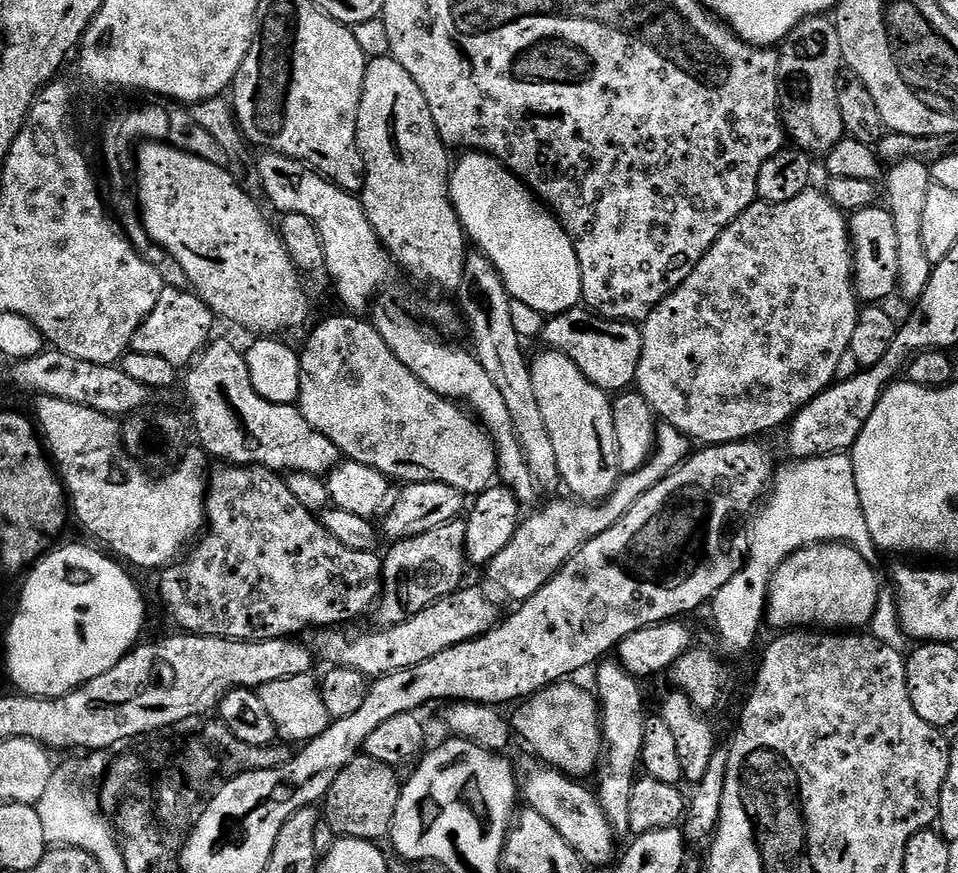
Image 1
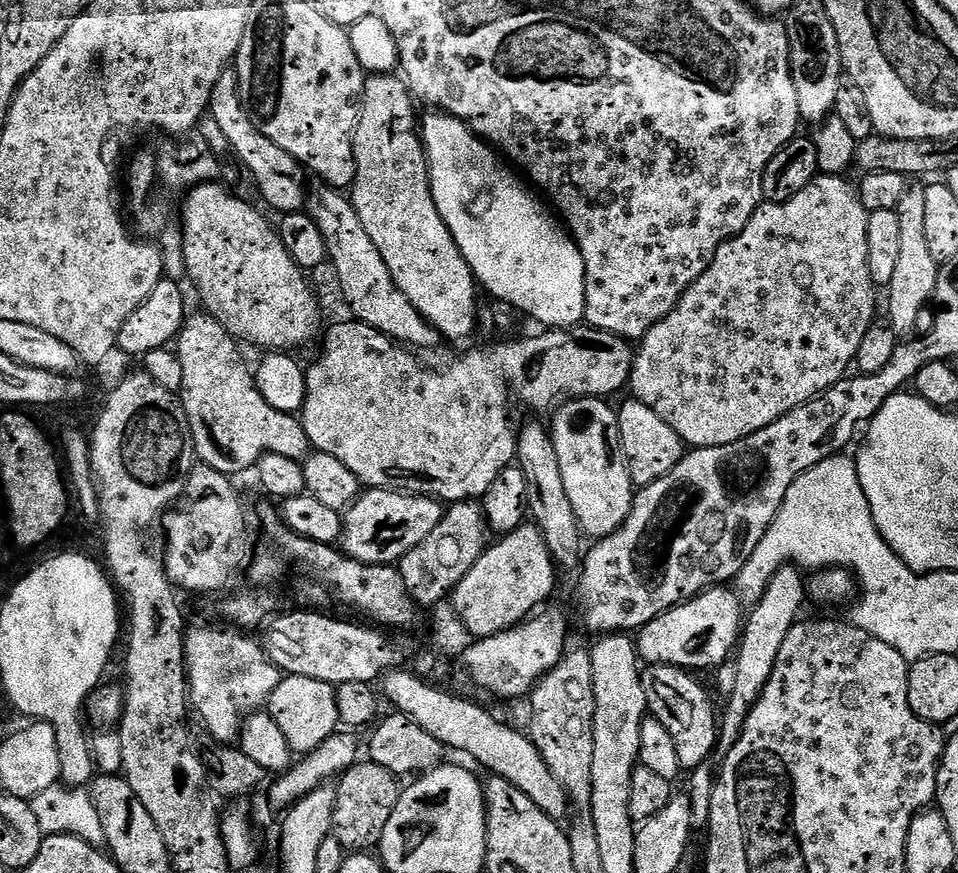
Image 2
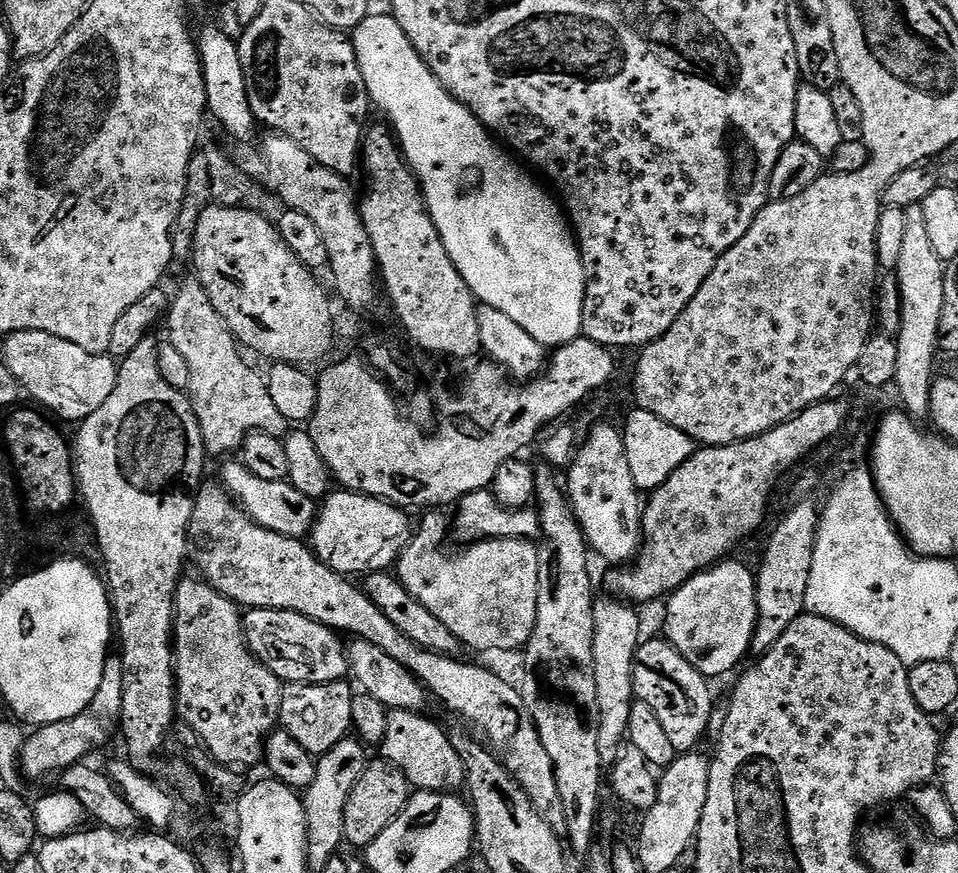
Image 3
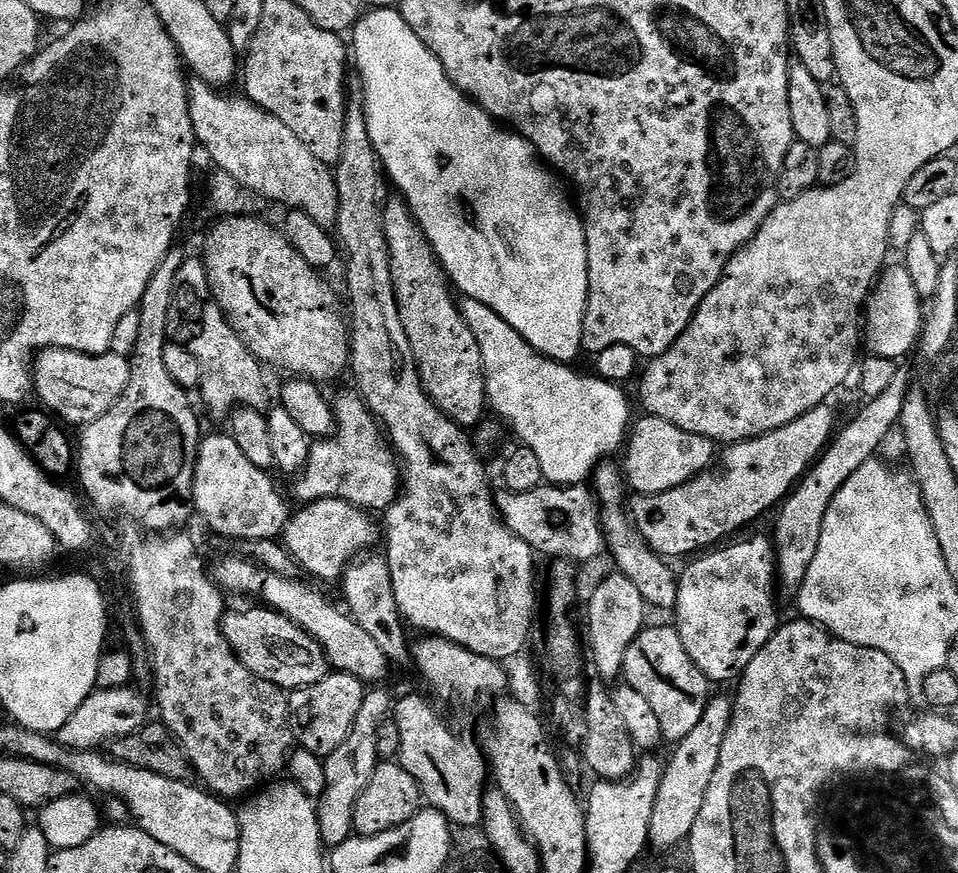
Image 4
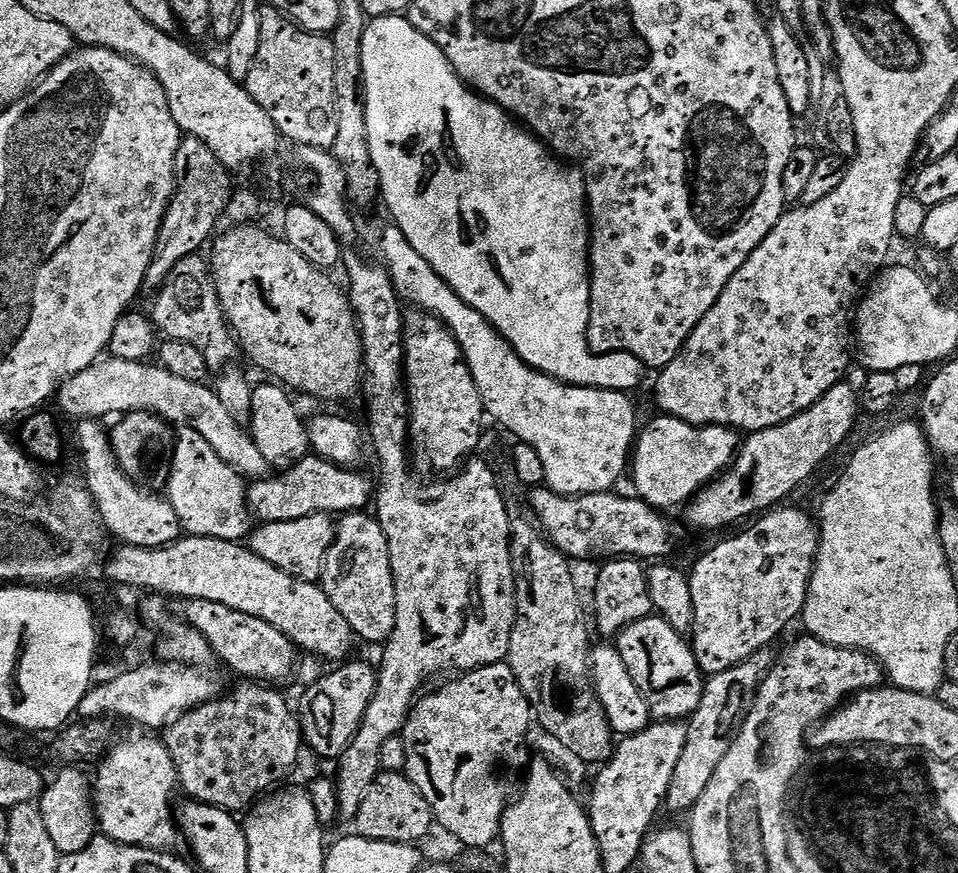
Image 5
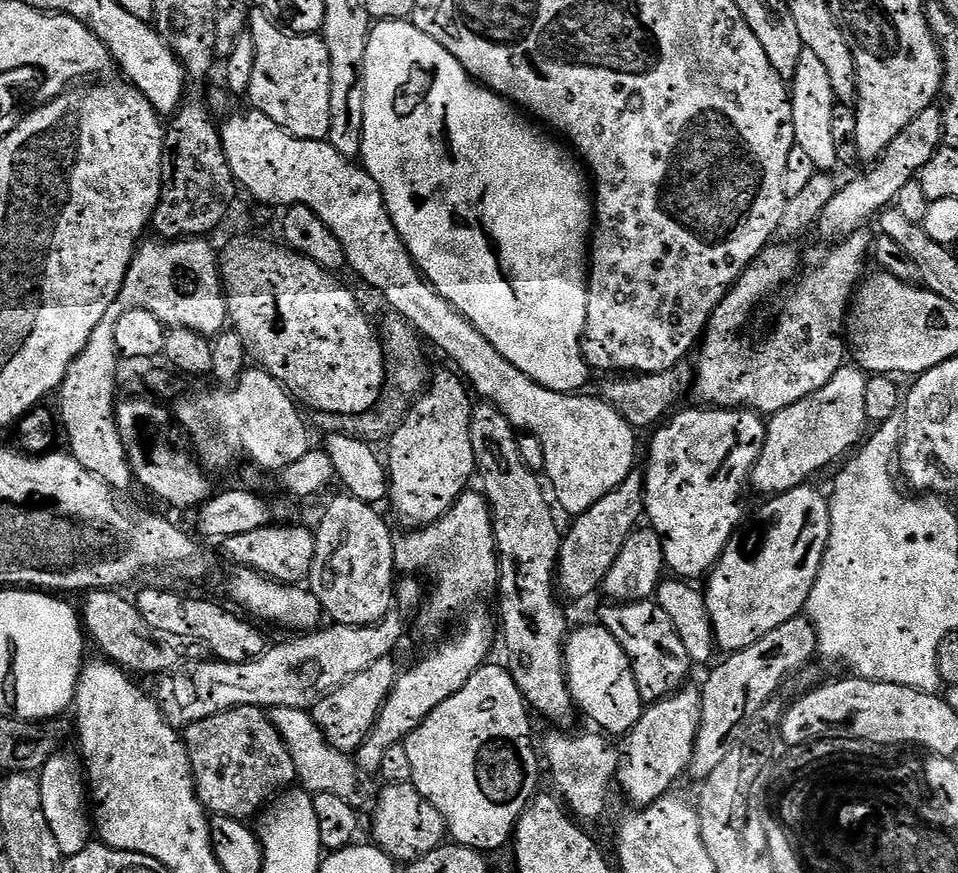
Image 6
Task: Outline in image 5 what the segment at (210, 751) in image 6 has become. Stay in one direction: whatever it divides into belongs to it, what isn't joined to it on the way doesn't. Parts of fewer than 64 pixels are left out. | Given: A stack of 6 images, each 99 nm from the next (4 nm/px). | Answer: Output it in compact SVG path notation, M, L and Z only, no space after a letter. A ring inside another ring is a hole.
M244 682L244 684L234 689L230 694L221 695L210 703L203 704L200 707L193 708L188 712L183 712L163 731L162 739L165 746L170 751L170 756L174 759L177 770L177 781L181 789L185 790L186 796L191 800L197 800L202 804L214 805L215 808L226 809L228 812L236 814L238 810L245 811L251 807L262 795L271 791L274 787L281 785L282 781L294 768L298 762L300 748L303 747L303 736L301 734L300 722L297 713L292 709L287 700L276 690L275 687L261 684L258 682Z

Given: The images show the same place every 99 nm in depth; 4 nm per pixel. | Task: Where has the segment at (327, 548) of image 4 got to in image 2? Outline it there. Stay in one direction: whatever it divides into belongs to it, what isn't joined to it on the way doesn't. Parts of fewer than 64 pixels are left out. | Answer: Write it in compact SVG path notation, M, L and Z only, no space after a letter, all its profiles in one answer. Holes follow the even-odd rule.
M368 488L342 516L342 551L344 555L363 564L395 565L418 542L423 542L438 522L442 522L446 508L432 496L415 496L413 492L395 492L389 488Z

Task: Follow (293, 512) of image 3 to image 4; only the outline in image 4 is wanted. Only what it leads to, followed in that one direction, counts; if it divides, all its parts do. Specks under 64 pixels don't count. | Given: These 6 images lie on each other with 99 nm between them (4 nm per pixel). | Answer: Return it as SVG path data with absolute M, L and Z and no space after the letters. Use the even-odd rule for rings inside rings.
M230 434L224 436L205 435L200 441L200 449L196 451L196 469L194 482L190 493L194 512L201 516L214 531L220 536L229 536L232 540L276 540L283 537L284 527L288 524L290 507L284 501L282 493L276 489L276 484L271 480L265 469L254 466L254 462L246 459L246 454L238 450L238 442Z

